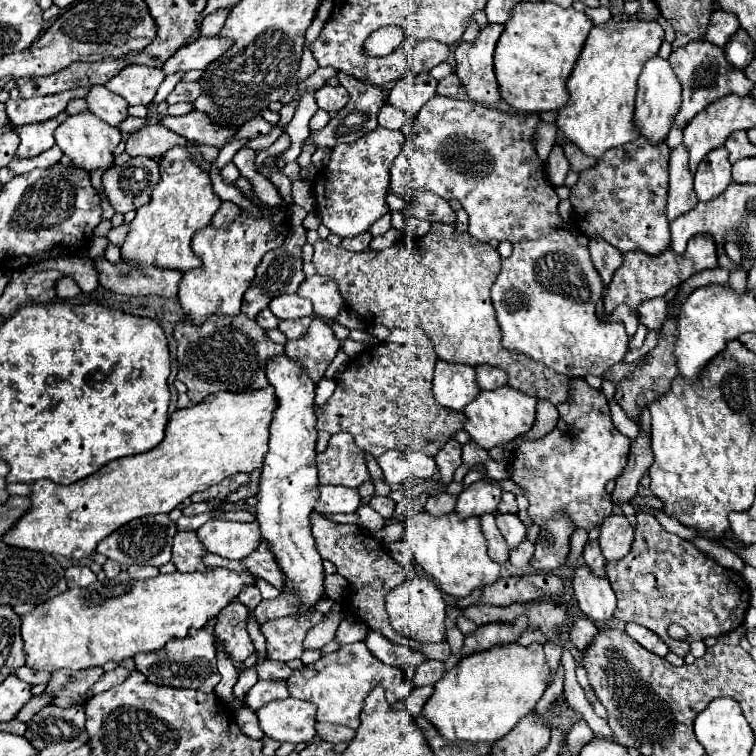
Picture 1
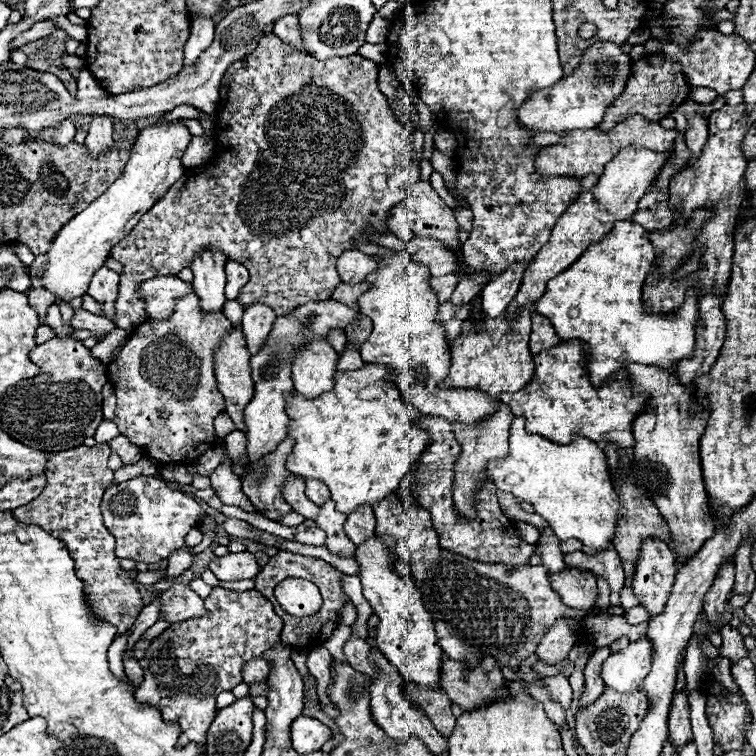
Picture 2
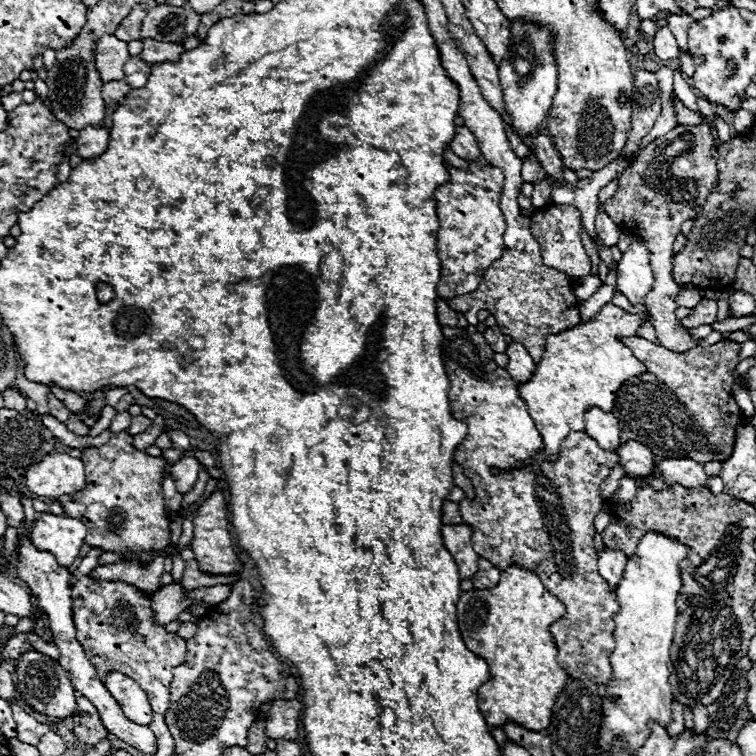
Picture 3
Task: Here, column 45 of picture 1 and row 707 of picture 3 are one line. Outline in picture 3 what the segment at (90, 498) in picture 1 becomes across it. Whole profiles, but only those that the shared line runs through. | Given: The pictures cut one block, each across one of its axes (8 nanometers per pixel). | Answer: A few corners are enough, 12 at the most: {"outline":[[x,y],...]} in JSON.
{"outline":[[534,572],[460,596],[458,628],[488,660],[490,728],[540,732],[568,680],[550,626],[564,604]]}

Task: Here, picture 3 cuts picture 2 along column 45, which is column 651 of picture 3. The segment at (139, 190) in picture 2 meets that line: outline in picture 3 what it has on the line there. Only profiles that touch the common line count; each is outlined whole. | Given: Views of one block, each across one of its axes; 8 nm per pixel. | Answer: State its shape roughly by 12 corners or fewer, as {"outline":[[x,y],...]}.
{"outline":[[634,238],[618,262],[618,290],[640,304],[654,276],[648,248]]}

